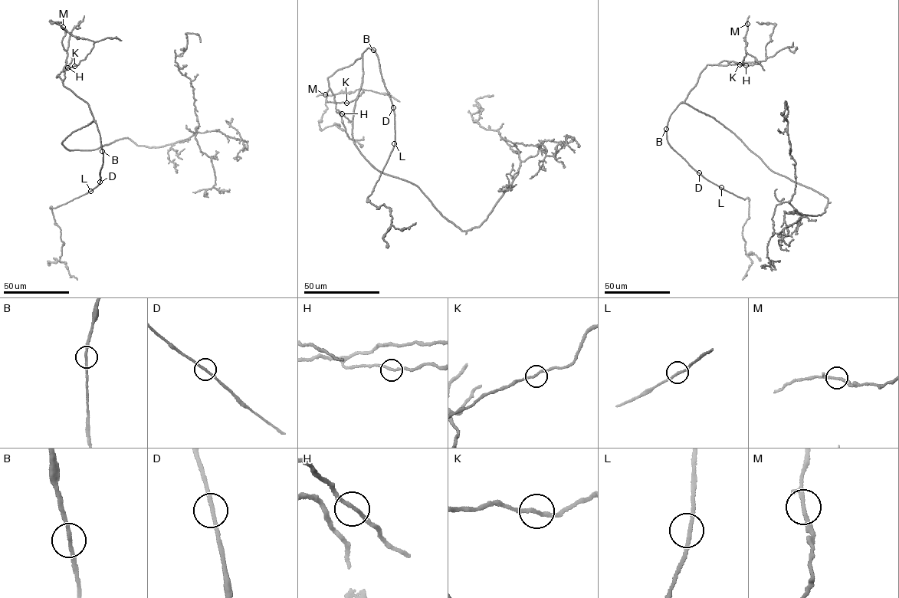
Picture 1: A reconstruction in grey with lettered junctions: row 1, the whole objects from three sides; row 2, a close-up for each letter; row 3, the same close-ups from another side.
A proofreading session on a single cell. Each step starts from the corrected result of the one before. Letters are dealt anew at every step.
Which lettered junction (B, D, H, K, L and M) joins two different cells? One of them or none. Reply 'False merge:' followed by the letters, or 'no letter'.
False merge: no letter

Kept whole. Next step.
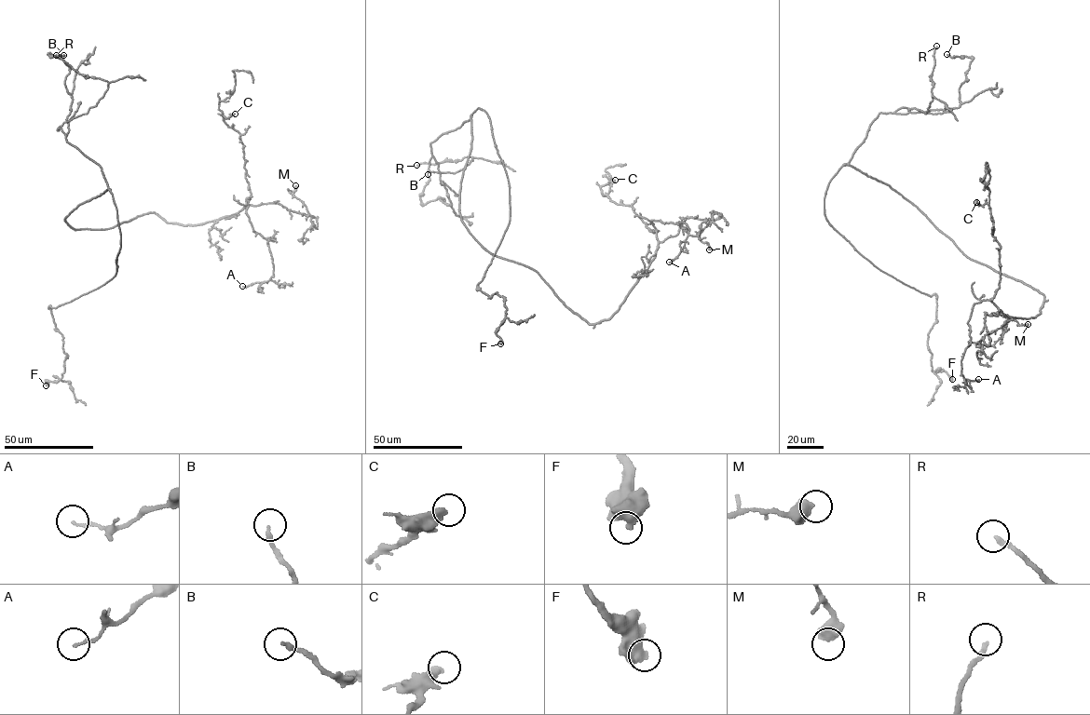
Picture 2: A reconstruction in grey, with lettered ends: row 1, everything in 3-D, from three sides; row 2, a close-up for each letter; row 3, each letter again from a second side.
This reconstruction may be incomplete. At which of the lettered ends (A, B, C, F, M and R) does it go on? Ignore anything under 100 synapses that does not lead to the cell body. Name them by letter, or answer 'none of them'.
none of them

